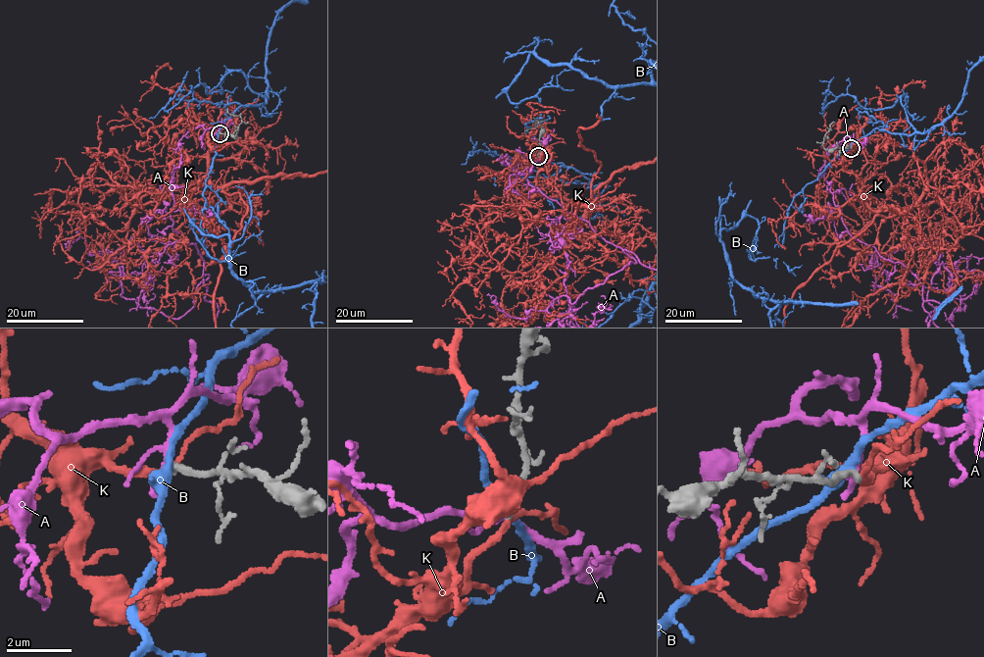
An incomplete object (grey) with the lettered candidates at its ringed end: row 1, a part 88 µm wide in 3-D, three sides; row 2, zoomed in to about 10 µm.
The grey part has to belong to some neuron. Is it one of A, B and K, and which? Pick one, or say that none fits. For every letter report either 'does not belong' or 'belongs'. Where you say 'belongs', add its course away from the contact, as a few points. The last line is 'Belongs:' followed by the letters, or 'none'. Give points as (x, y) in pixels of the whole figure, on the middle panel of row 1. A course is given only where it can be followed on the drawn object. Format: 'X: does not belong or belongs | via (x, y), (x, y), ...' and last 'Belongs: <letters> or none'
A: does not belong
B: does not belong
K: belongs
Belongs: K

